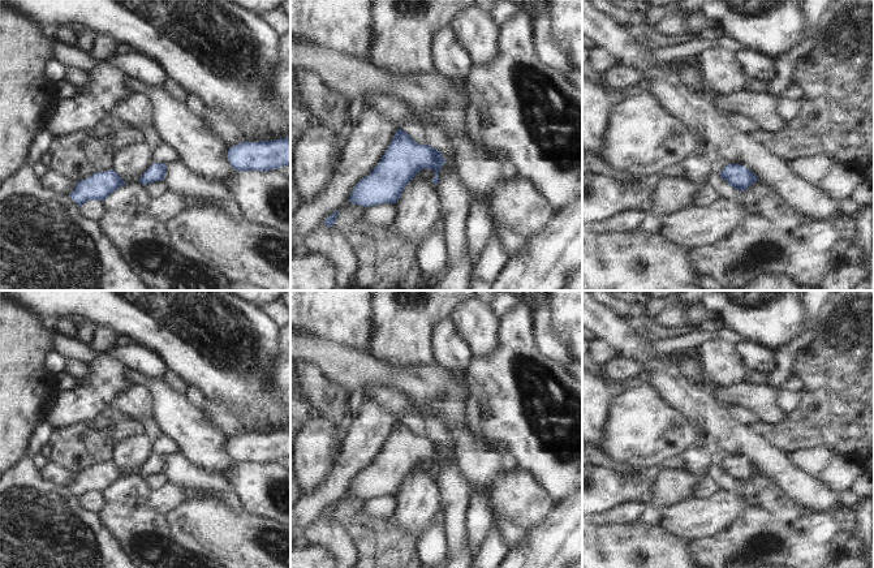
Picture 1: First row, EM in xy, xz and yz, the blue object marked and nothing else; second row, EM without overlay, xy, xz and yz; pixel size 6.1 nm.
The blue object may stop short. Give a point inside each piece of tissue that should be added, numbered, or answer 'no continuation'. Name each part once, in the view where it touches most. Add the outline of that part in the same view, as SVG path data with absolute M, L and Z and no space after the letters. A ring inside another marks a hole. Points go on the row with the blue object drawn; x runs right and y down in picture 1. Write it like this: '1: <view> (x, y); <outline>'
no continuation

